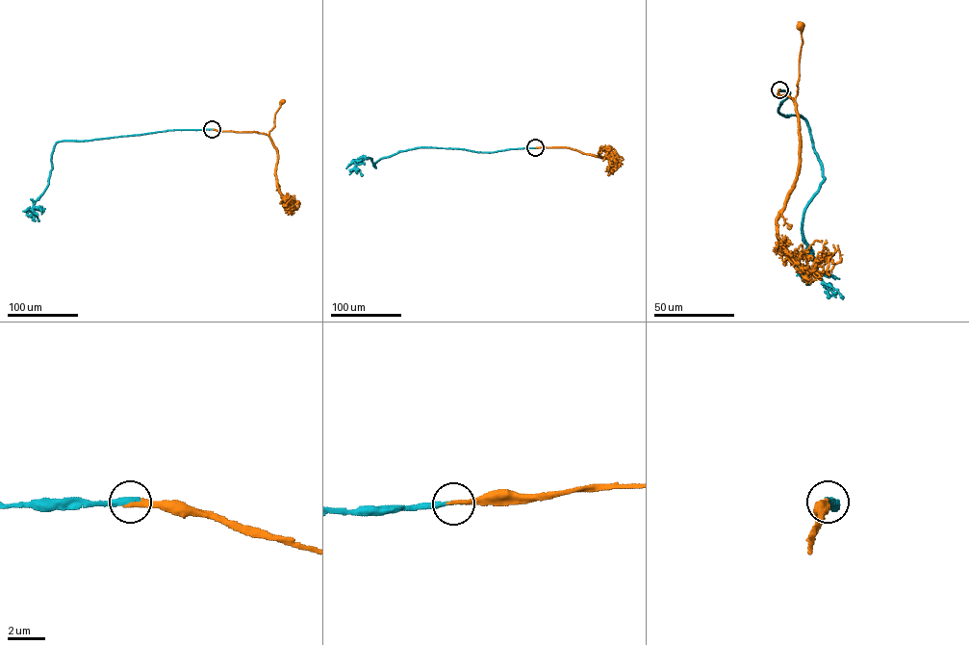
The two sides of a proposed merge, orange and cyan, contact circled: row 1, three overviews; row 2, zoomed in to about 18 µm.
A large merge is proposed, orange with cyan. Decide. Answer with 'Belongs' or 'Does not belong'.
Belongs

